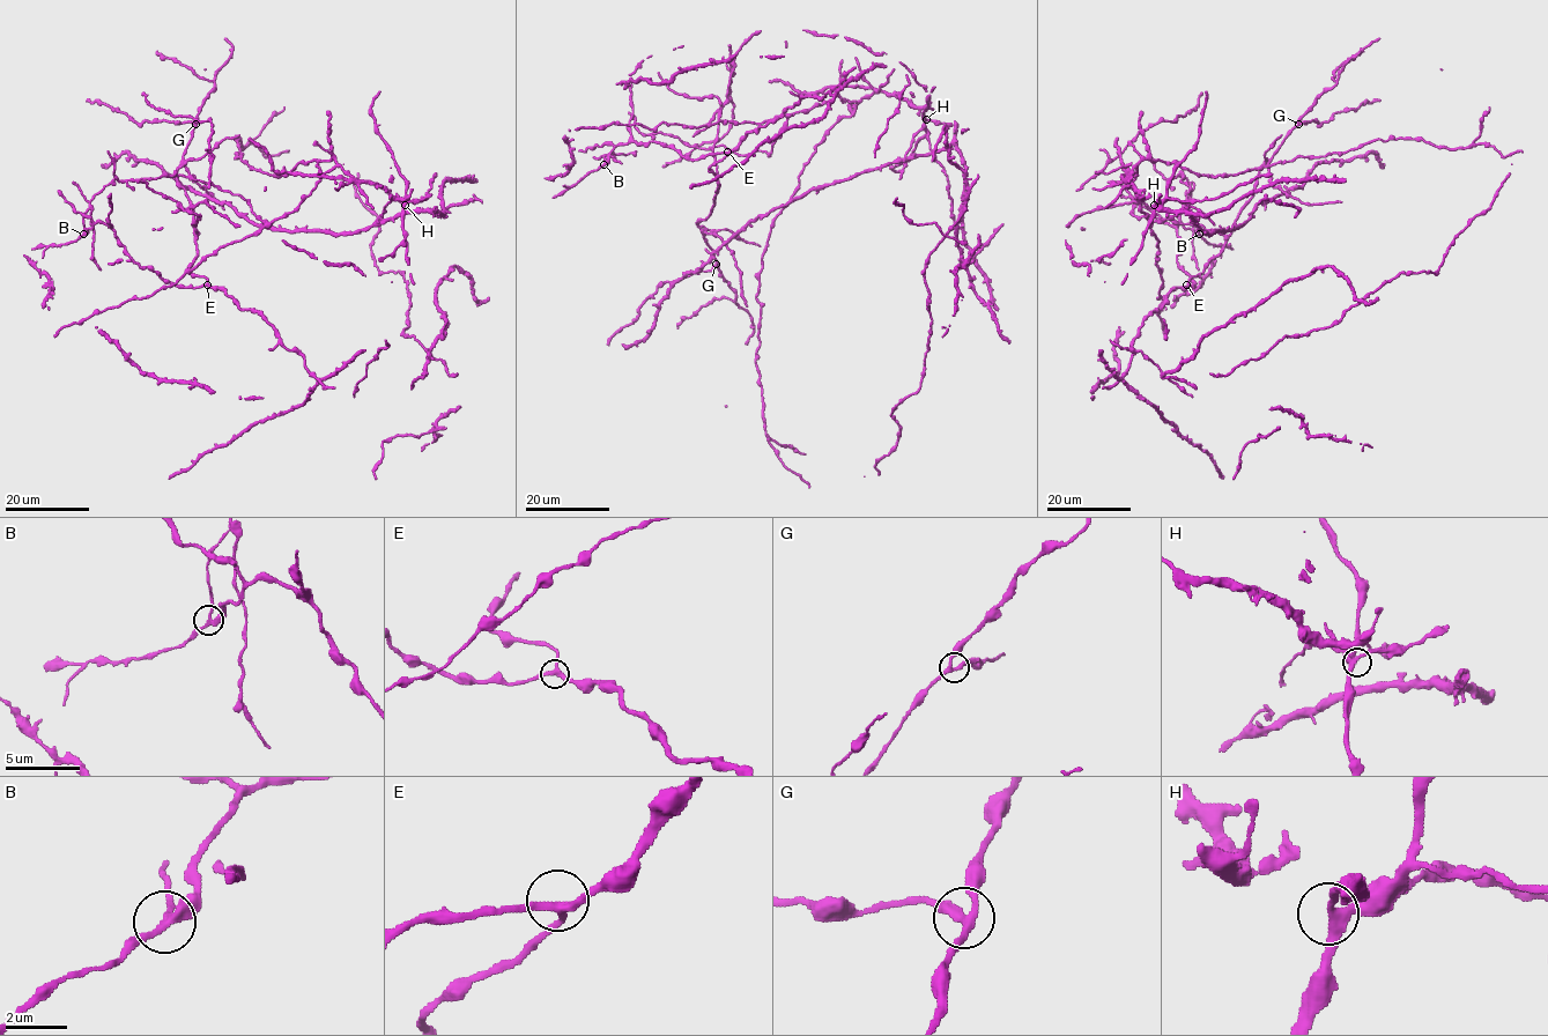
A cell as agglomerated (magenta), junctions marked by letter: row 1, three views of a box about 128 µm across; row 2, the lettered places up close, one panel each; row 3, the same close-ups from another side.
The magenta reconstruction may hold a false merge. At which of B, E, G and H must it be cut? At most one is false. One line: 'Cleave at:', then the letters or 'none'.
Cleave at: B

